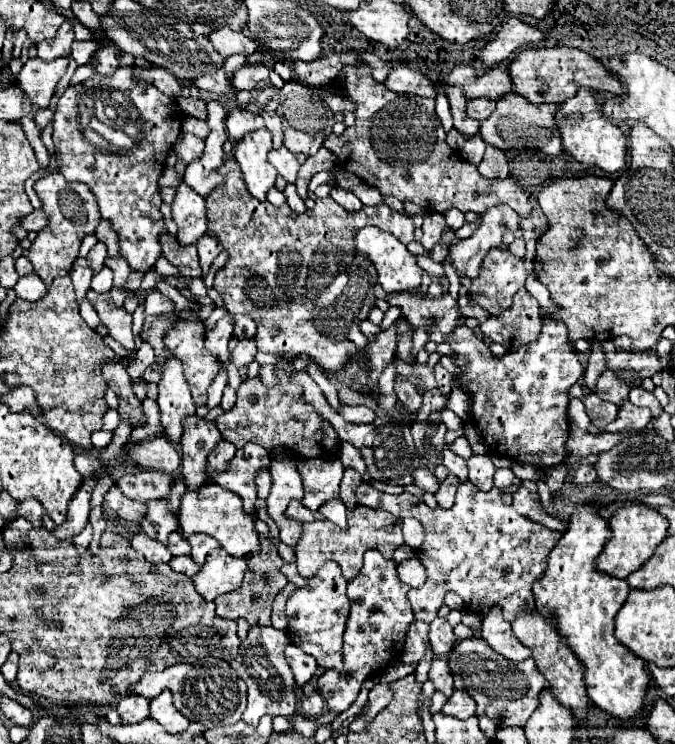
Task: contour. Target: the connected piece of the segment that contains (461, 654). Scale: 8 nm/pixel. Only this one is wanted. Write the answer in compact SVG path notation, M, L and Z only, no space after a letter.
M466 638L458 640L456 648L448 654L450 670L454 676L454 686L466 690L478 704L476 716L488 716L504 726L524 726L532 712L540 706L538 696L546 688L546 678L538 672L532 658L516 664L500 658L484 640Z

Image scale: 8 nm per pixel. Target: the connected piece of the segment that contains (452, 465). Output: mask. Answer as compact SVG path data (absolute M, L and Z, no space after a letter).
M456 430L456 432L452 432L452 434L446 434L446 450L444 450L444 466L460 480L460 482L466 482L468 480L468 468L466 468L466 460L464 458L460 458L460 456L456 456L456 454L452 454L452 450L450 450L450 442L454 440L454 438L458 438L460 436L460 432Z

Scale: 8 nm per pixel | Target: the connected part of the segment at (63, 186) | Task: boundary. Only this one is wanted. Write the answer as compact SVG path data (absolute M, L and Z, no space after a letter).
M50 172L44 178L36 180L34 190L42 200L42 210L50 216L50 226L48 230L38 232L36 240L30 246L28 260L34 266L34 274L42 278L46 288L50 288L54 278L70 274L72 262L78 258L82 238L86 234L92 234L102 218L92 192L80 182L68 182L60 172Z

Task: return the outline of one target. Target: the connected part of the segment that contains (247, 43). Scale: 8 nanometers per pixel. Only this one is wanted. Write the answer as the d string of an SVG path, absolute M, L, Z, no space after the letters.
M228 26L212 30L208 34L212 46L222 54L222 56L232 56L232 54L254 54L256 52L256 42L248 38L244 32L234 32Z

